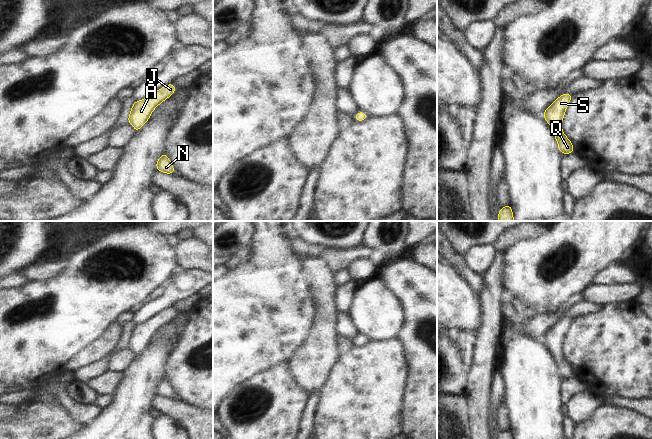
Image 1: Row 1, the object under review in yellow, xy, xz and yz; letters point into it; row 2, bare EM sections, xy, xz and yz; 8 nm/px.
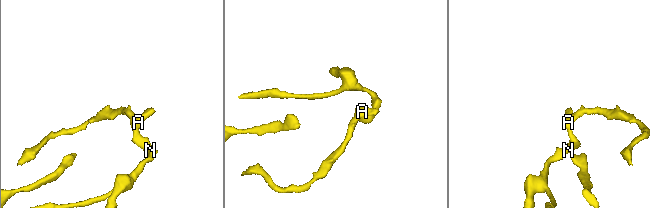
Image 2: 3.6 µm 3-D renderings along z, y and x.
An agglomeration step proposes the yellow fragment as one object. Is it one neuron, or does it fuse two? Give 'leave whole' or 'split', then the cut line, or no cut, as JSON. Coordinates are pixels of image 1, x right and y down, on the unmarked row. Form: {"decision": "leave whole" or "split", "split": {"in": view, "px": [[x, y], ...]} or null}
{"decision": "leave whole", "split": null}

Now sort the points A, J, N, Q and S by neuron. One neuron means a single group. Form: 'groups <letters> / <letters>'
groups A J N Q S

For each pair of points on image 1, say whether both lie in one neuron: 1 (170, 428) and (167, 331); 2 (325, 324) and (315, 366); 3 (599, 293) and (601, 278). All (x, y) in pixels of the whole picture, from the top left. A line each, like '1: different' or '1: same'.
1: different
2: same
3: different

